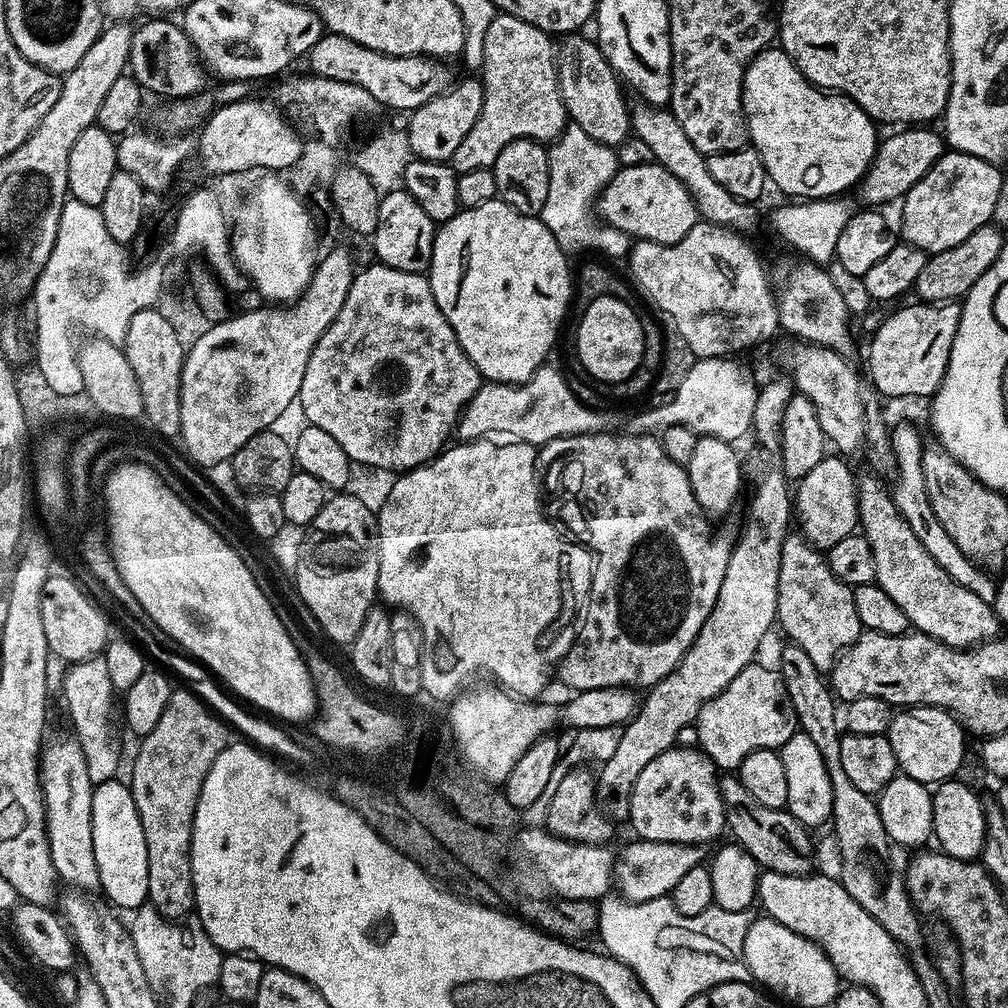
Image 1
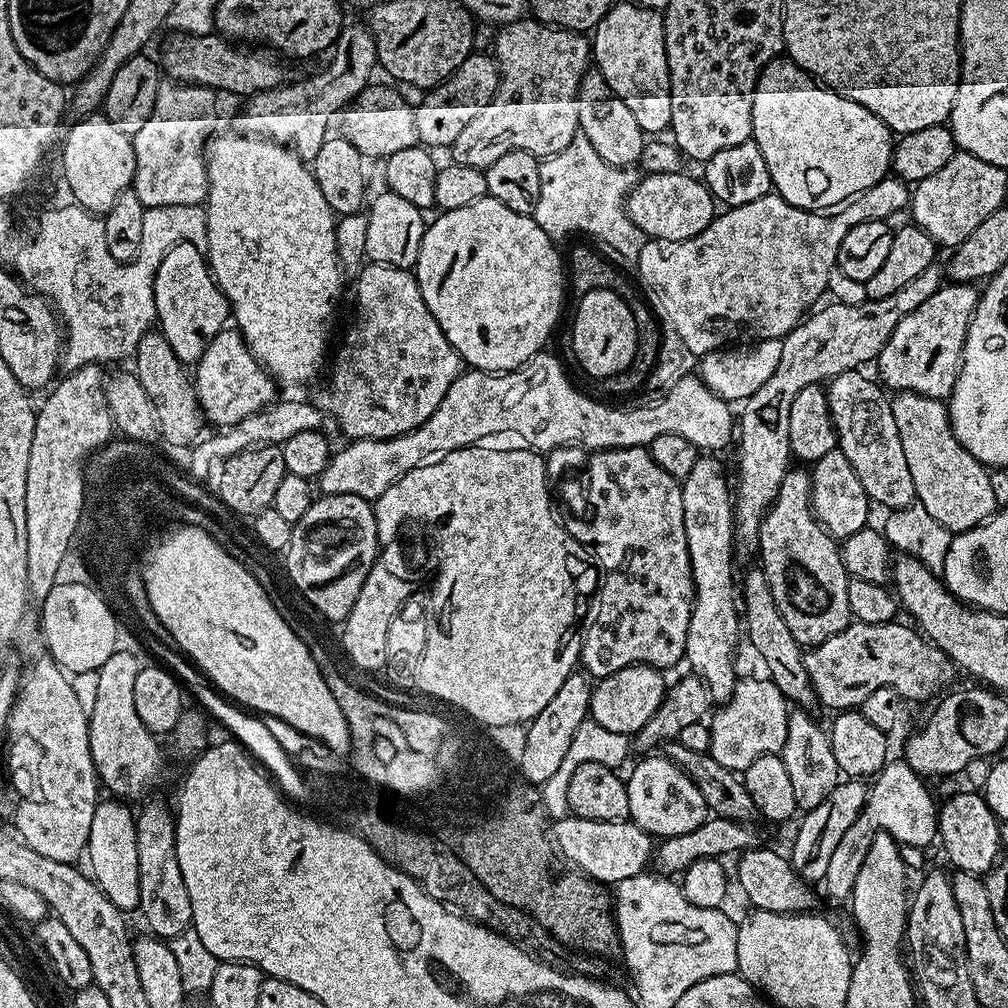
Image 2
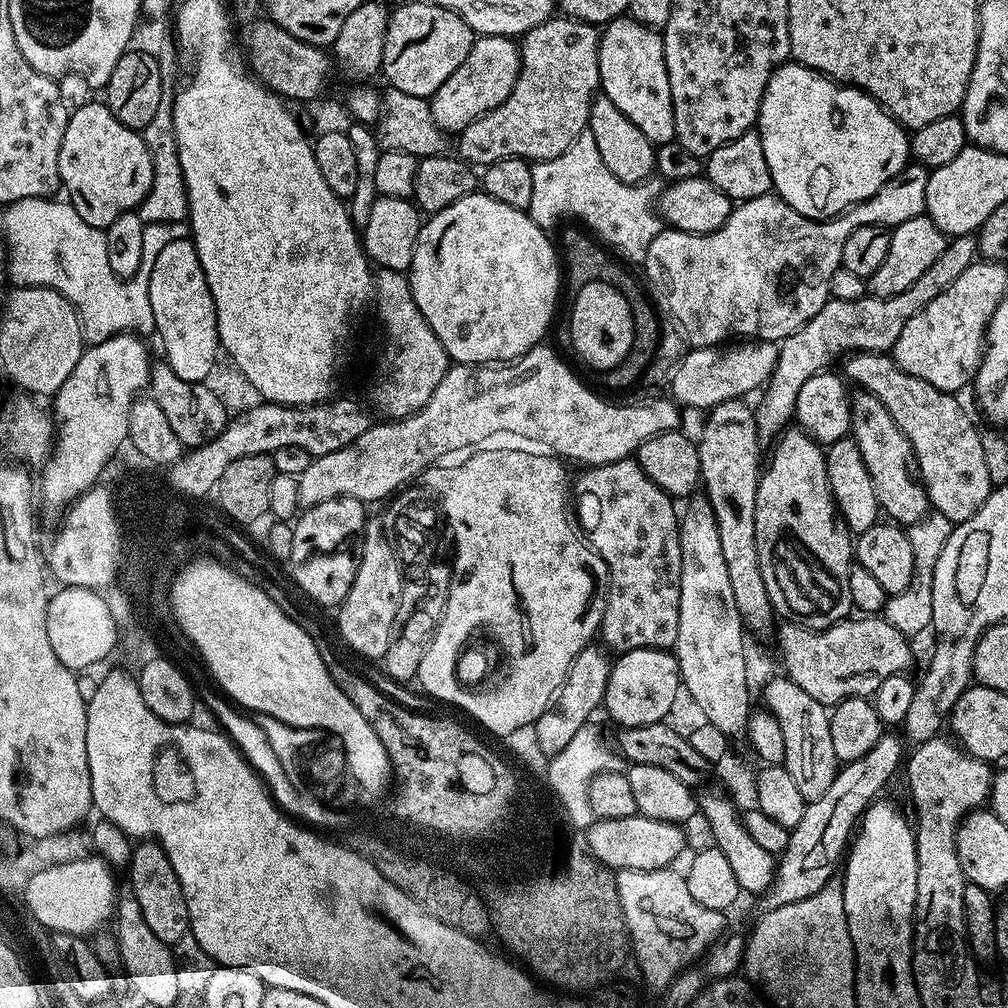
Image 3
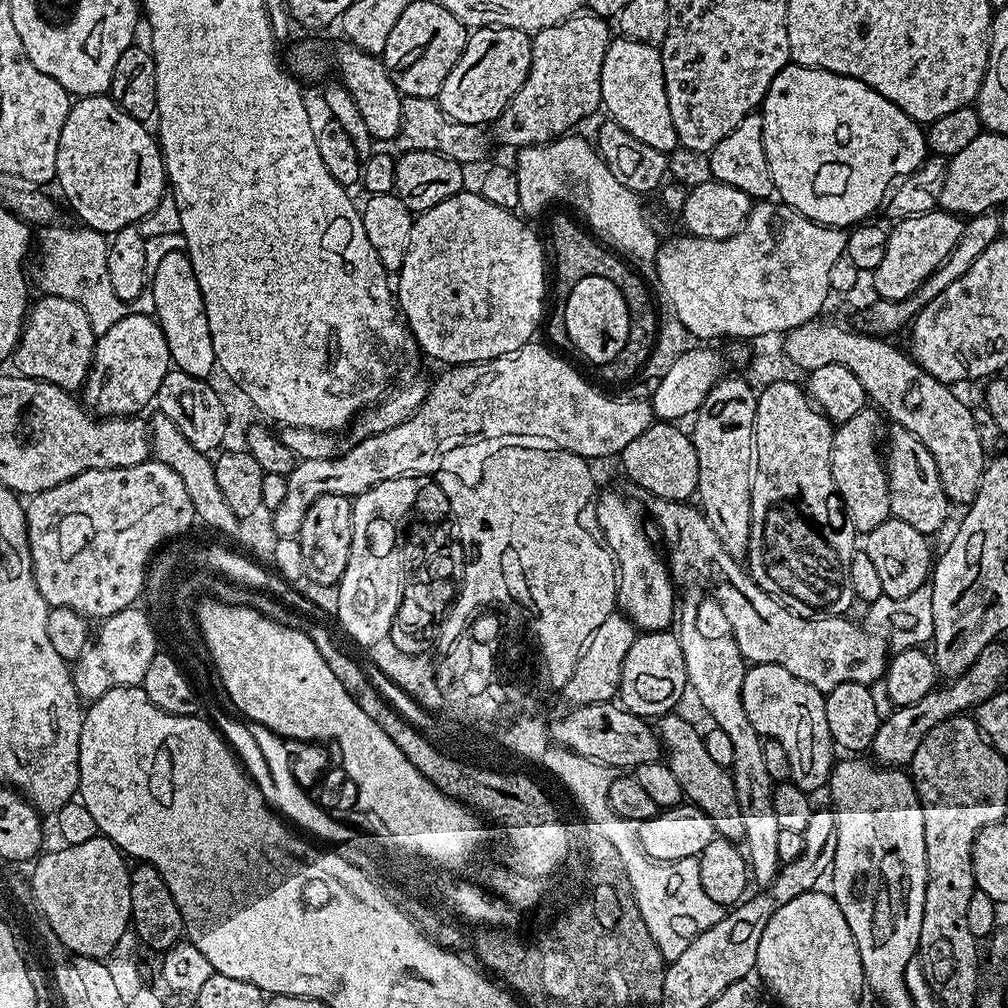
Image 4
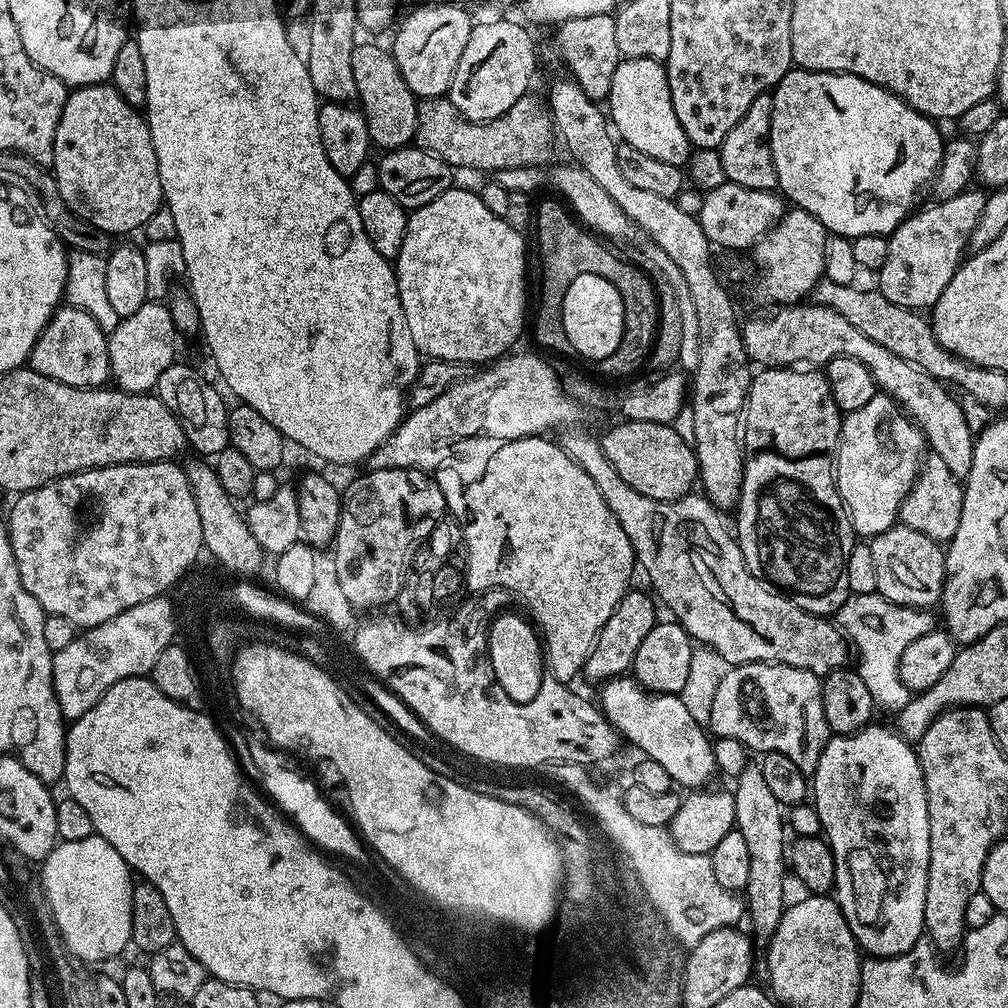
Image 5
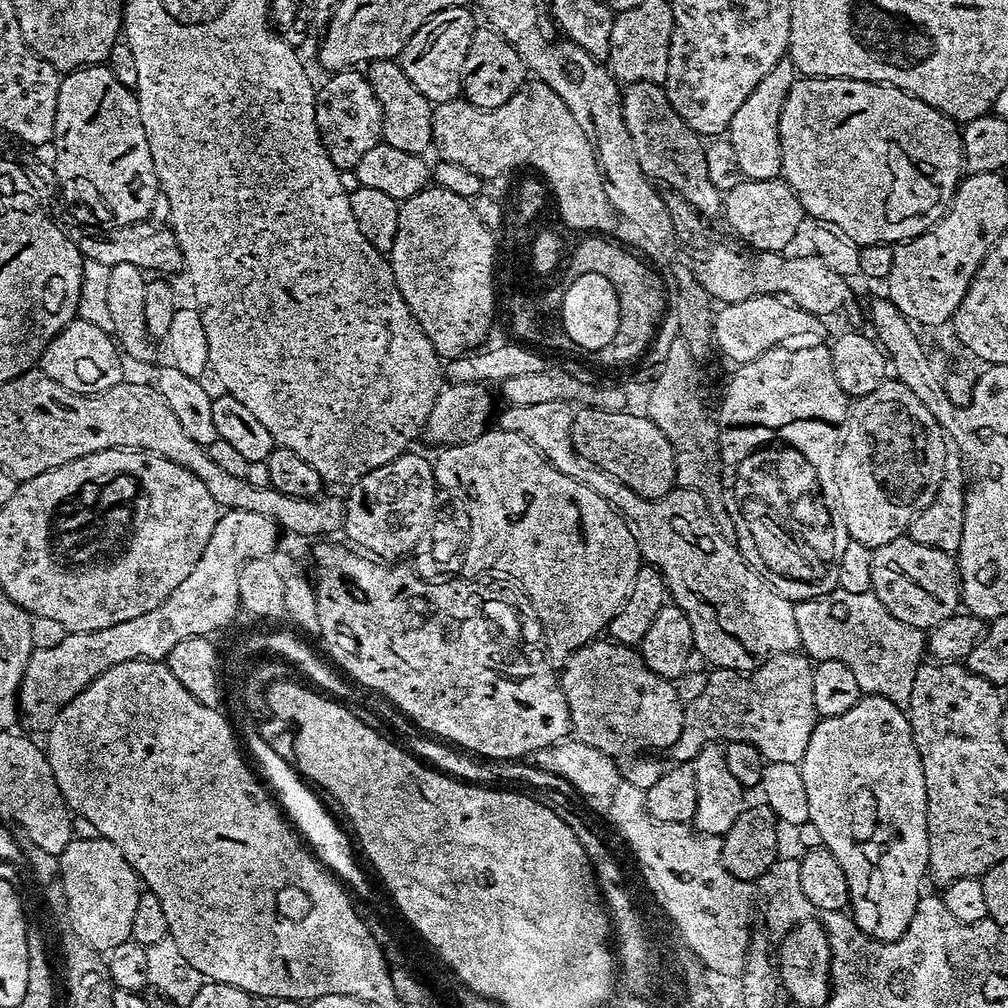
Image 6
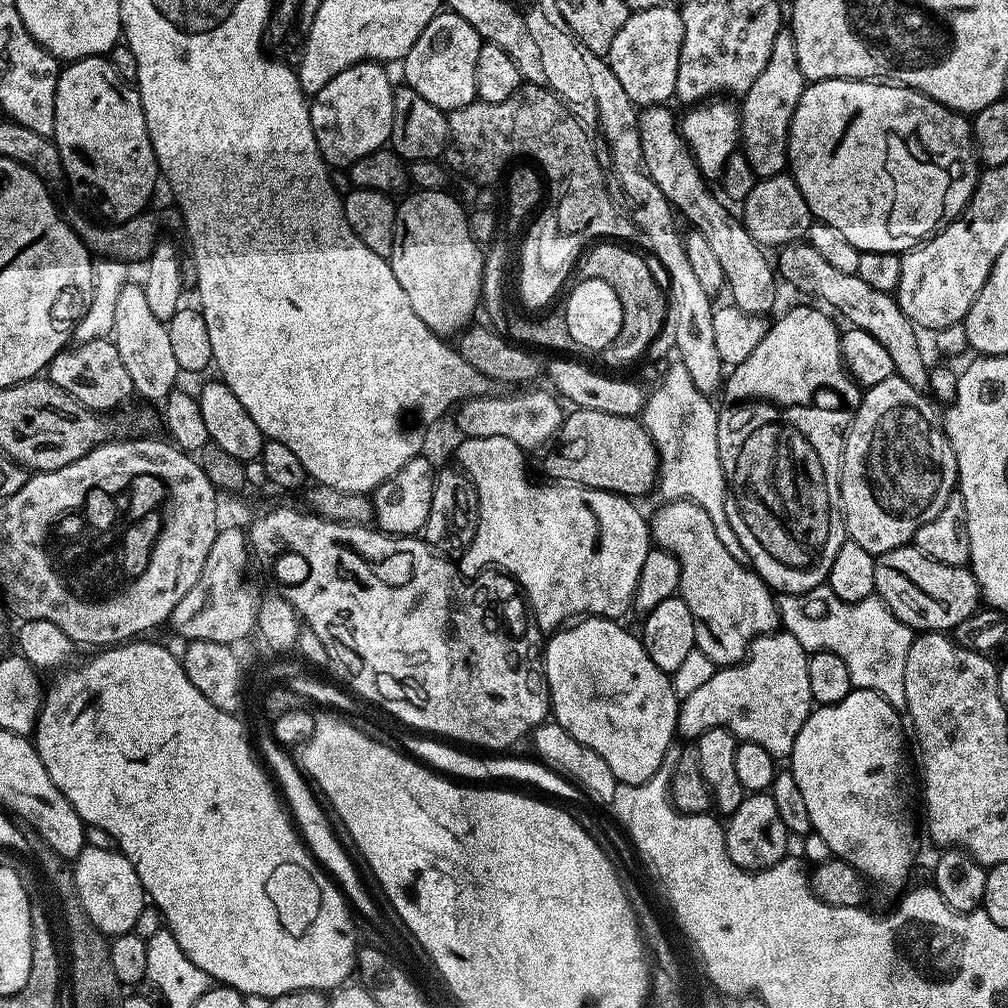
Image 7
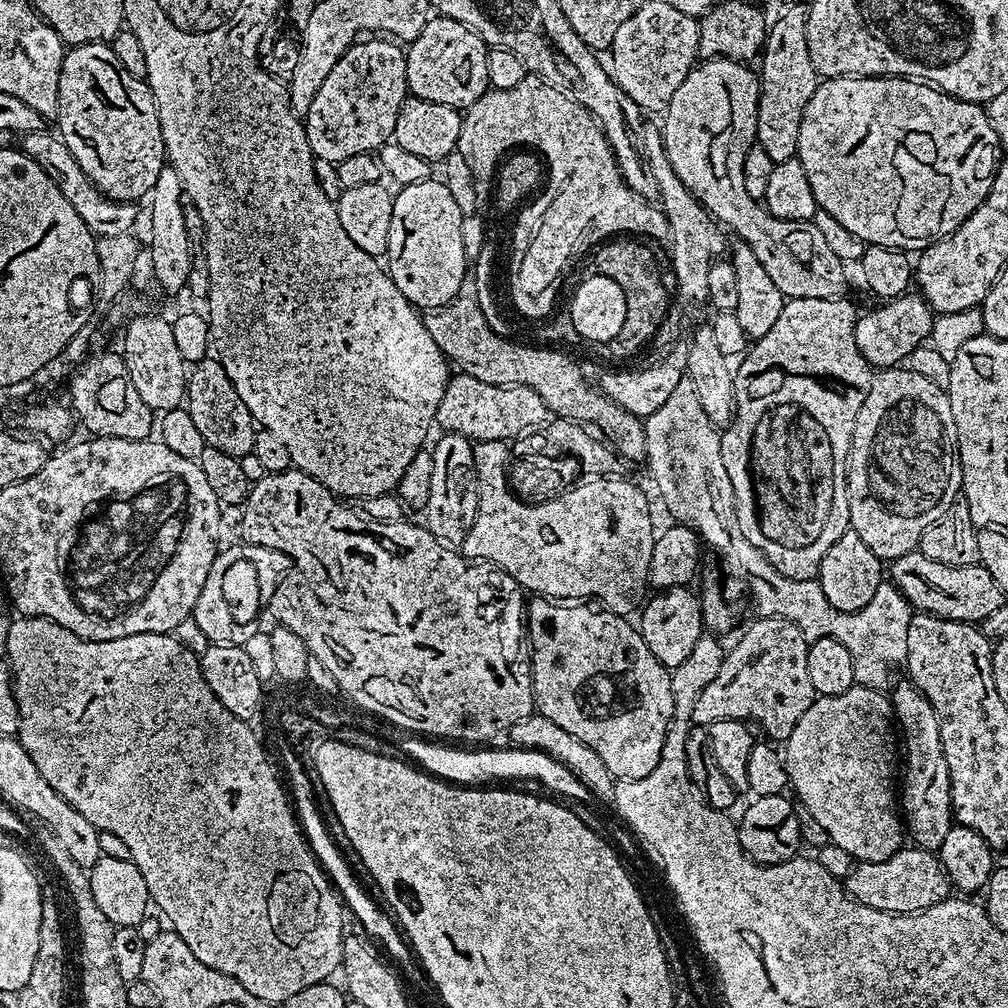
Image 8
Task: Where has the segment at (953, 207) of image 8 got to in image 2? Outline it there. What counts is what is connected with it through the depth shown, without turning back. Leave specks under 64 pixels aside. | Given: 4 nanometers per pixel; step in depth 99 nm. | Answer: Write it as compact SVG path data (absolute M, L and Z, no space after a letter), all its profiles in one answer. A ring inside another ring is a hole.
M777 58L771 60L766 67L760 71L760 77L754 90L754 106L752 107L752 139L755 140L758 150L762 150L762 158L766 158L766 170L770 170L770 178L775 195L781 196L786 202L794 206L804 208L807 212L824 212L825 210L835 209L852 199L853 196L860 195L870 186L874 186L879 180L889 175L892 166L892 150L894 147L894 133L882 122L882 118L875 116L866 106L854 102L845 96L839 96L831 88L824 87L808 73L797 66L793 60L787 58Z

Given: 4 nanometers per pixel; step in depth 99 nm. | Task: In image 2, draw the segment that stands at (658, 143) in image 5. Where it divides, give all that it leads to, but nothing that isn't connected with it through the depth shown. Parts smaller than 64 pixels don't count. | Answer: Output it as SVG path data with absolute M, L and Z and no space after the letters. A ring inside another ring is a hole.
M634 2L616 3L598 22L590 36L590 56L595 71L606 78L610 90L626 102L645 134L669 131L670 74L664 41L664 18L657 9L643 8Z

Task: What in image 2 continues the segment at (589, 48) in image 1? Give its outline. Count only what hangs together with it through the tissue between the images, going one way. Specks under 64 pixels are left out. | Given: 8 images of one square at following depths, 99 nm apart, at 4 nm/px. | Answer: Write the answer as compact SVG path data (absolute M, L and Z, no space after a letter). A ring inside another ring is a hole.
M595 70L584 73L580 89L578 90L578 122L580 132L586 134L590 143L597 150L600 158L604 159L612 167L627 169L640 163L640 155L646 143L646 134L638 121L634 119L634 113L614 90L602 78L602 74Z

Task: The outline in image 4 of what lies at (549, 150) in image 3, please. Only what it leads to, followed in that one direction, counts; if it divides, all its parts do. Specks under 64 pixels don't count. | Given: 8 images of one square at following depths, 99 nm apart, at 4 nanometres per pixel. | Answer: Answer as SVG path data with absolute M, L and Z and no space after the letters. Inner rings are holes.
M577 14L550 30L542 30L532 36L532 57L526 82L514 94L514 98L502 110L502 114L490 125L490 136L500 144L509 144L512 150L532 145L549 144L567 133L571 133L579 120L584 120L595 108L601 107L602 62L606 58L608 45L614 39L614 32L608 29L609 21L602 16Z

